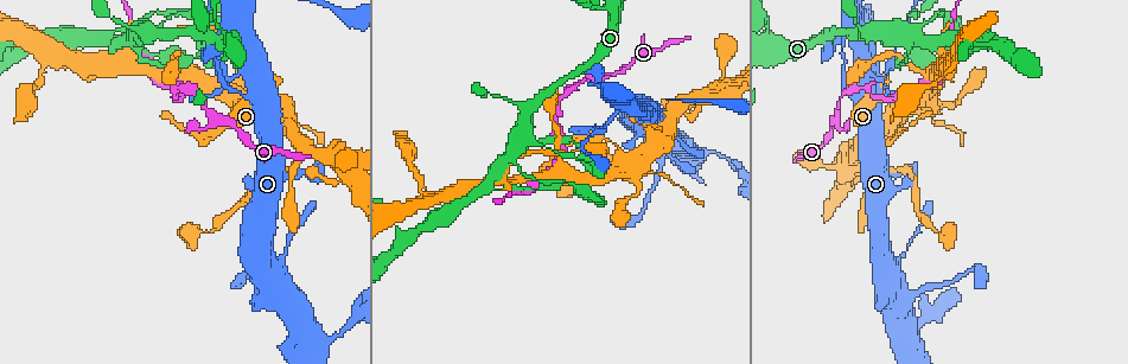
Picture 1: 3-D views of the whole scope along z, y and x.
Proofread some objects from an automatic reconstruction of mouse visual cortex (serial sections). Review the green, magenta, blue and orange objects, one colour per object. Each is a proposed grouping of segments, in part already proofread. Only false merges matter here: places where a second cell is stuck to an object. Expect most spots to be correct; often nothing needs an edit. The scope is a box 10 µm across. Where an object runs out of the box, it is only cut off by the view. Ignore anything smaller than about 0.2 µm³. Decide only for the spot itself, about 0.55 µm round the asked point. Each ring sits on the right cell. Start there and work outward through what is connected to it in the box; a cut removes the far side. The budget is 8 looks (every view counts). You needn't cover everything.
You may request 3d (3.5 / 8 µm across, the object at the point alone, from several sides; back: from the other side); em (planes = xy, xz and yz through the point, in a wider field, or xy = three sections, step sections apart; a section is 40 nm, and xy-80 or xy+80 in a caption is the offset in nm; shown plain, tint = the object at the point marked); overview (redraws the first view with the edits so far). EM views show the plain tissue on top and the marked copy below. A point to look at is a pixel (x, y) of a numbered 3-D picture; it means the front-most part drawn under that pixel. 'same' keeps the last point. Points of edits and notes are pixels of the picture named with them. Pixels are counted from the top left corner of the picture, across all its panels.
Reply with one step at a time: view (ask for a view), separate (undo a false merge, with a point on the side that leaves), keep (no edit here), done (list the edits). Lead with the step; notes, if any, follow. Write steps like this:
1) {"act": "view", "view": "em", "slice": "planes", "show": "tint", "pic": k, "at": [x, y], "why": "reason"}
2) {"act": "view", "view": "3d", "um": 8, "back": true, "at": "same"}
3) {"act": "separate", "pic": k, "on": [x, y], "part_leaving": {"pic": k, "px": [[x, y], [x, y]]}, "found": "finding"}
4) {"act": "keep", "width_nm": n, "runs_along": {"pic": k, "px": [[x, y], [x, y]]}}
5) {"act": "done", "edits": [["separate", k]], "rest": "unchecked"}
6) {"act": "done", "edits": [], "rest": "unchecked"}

{"act": "view", "view": "3d", "um": 3.5, "pic": 1, "at": [226, 71], "why": "thin neck"}

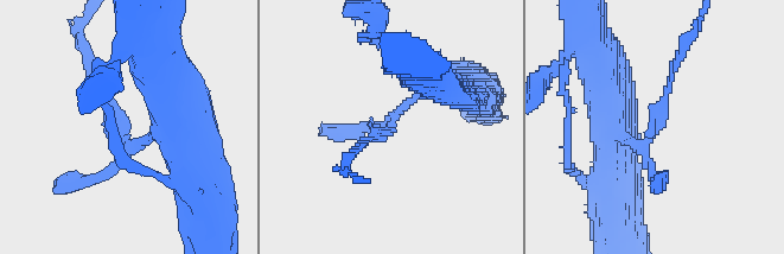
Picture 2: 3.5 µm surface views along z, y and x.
{"act": "view", "view": "em", "slice": "xy", "step": 3, "show": "tint", "pic": 2, "at": [392, 130]}

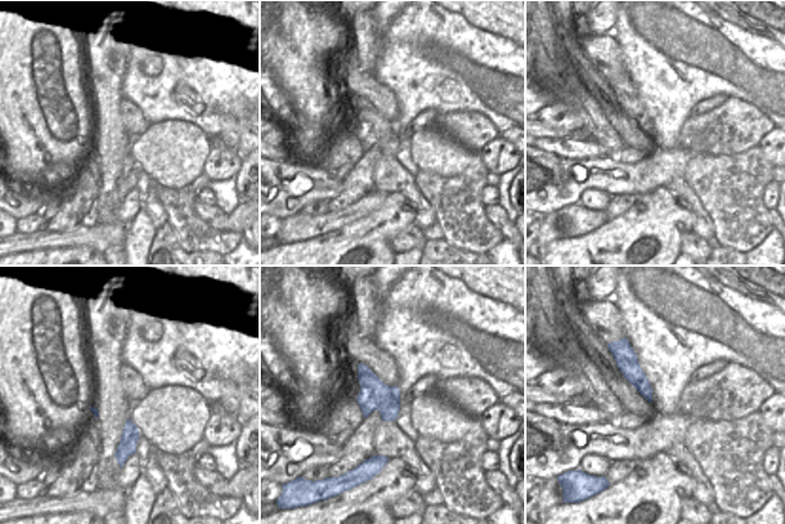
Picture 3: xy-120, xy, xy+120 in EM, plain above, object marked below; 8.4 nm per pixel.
{"act": "keep", "runs_along": {"pic": 2, "px": [[176, 135], [128, 143], [93, 67]]}, "found": "all the same cell"}

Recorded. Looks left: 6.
{"act": "view", "view": "3d", "um": 3.5, "pic": 1, "at": [513, 152], "why": "four-way junction"}

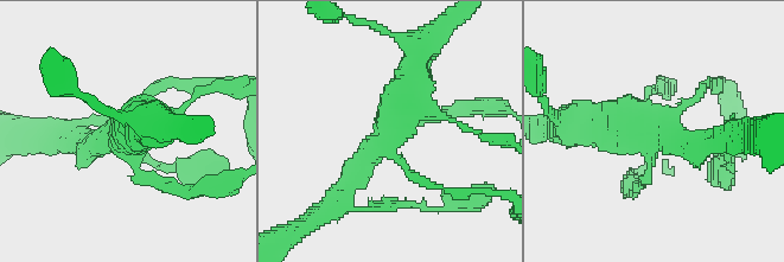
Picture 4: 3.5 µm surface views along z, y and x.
{"act": "view", "view": "em", "slice": "xy", "step": 5, "show": "tint", "pic": 4, "at": [656, 130], "why": "need the tissue"}

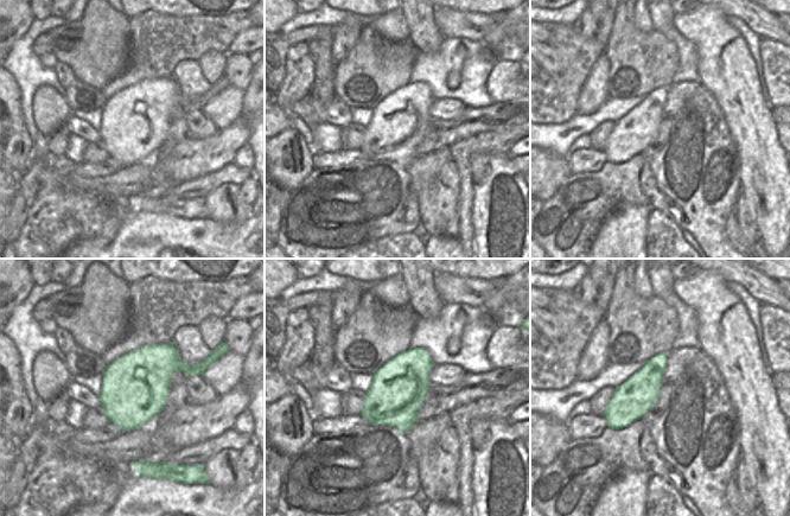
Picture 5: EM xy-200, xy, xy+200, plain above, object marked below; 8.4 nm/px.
{"act": "keep", "runs_along": {"pic": 4, "px": [[414, 64], [396, 122], [342, 192]]}, "found": "all the same cell"}

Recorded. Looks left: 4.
{"act": "view", "view": "3d", "um": 3.5, "pic": 1, "at": [999, 43], "why": "abrupt turn"}

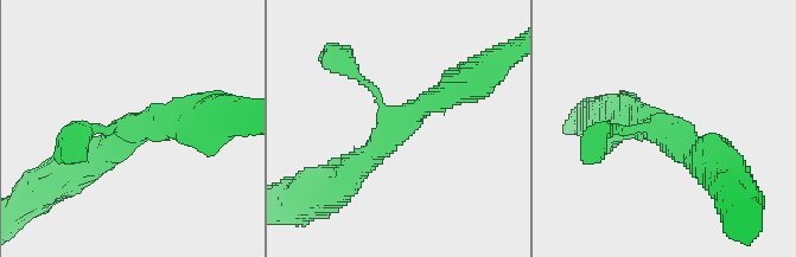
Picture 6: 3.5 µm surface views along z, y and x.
{"act": "keep", "runs_along": {"pic": 6, "px": [[464, 87], [424, 104], [348, 174]]}, "found": "continuous, no second cell"}

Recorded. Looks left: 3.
{"act": "done", "edits": [], "rest": "unchecked"}

